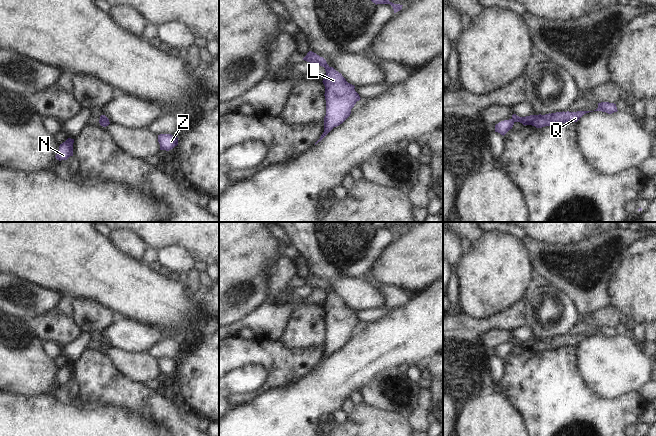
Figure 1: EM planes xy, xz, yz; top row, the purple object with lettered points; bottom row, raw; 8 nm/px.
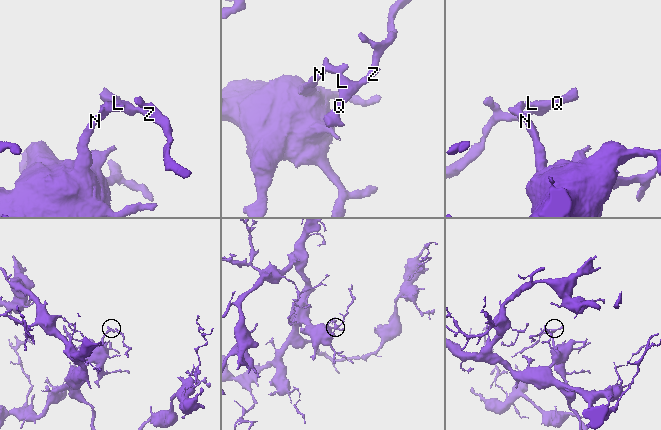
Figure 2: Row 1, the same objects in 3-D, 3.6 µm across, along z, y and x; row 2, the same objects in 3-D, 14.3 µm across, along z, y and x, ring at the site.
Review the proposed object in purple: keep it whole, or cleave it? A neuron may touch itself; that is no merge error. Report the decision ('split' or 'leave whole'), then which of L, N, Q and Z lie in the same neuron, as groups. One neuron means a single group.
split; groups L Q Z / N

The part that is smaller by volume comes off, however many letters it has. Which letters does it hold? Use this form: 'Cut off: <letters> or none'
Cut off: L, Q, Z

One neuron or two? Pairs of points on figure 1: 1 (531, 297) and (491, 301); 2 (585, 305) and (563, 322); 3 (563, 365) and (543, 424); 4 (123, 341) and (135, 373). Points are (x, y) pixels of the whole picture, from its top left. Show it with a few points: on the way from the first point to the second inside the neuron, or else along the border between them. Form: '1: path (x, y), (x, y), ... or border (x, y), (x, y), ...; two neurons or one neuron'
1: border (531, 284), (524, 295); two neurons
2: border (564, 291), (573, 301), (579, 314); two neurons
3: path (552, 380), (552, 409); one neuron
4: border (110, 347), (127, 351), (145, 352); two neurons

